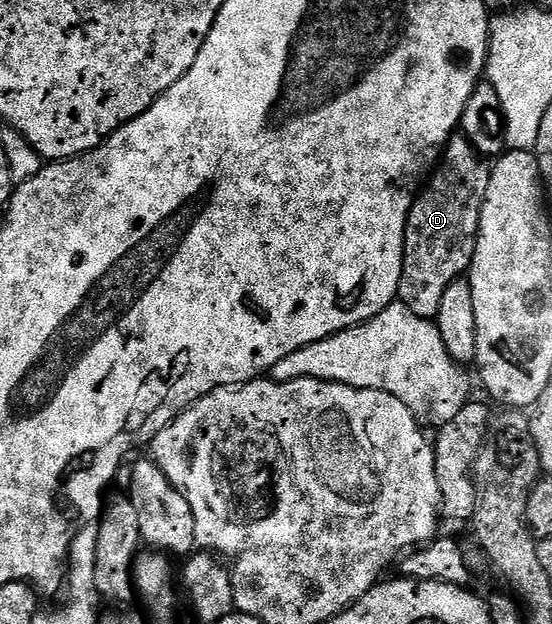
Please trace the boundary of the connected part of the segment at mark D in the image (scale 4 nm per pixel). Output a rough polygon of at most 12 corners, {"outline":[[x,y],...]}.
{"outline":[[444,145],[405,228],[397,301],[436,318],[468,274],[490,162]]}

